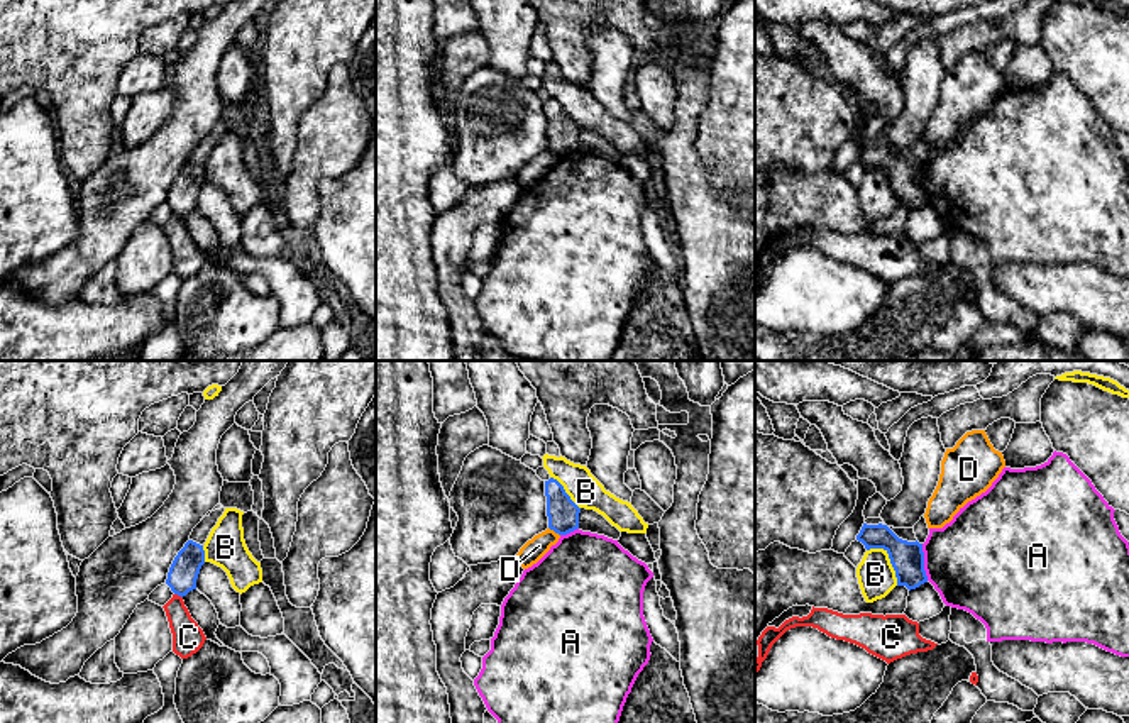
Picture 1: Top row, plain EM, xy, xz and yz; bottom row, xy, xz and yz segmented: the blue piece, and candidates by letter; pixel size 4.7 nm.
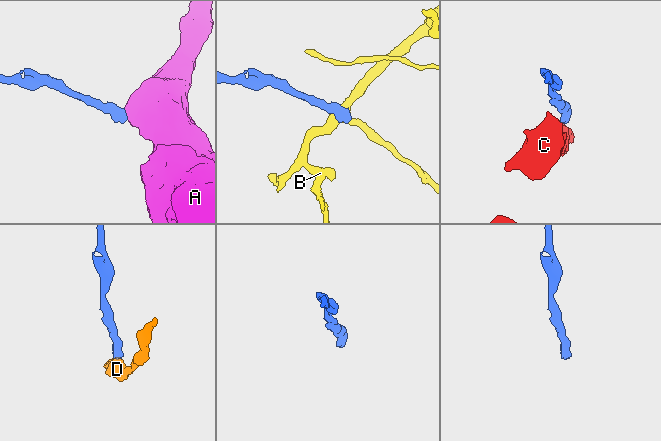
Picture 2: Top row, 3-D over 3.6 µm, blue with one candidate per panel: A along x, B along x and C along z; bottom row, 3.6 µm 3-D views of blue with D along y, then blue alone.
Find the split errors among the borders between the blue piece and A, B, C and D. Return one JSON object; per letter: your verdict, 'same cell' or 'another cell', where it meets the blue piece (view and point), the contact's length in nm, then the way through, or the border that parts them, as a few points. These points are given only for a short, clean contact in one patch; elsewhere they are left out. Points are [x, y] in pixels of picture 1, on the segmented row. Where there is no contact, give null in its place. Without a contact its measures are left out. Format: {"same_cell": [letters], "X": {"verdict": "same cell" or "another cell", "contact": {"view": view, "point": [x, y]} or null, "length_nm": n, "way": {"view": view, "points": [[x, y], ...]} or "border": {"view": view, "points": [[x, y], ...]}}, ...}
{"same_cell": [], "A": {"verdict": "another cell", "contact": {"view": "yz", "point": [923, 562]}, "length_nm": 180, "border": {"view": "yz", "points": [[921, 544], [928, 579]]}}, "B": {"verdict": "another cell", "contact": {"view": "yz", "point": [889, 557]}, "length_nm": 220, "border": {"view": "yz", "points": [[867, 549], [882, 549], [887, 554], [897, 585]]}}, "C": {"verdict": "another cell", "contact": {"view": "xy", "point": [178, 595]}, "length_nm": 50, "border": {"view": "xy", "points": [[175, 593], [181, 598]]}}, "D": {"verdict": "another cell", "contact": {"view": "xz", "point": [554, 530]}, "length_nm": 70, "border": {"view": "xz", "points": [[549, 527], [559, 535]]}}}

